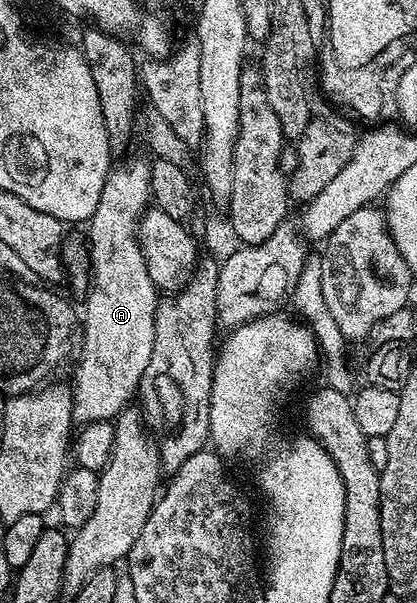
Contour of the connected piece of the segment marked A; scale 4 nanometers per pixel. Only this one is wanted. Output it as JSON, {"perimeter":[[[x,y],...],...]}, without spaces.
{"perimeter":[[[130,157],[108,173],[101,203],[86,226],[89,288],[87,310],[81,313],[83,350],[71,391],[71,419],[79,427],[94,421],[114,422],[136,396],[145,367],[149,367],[149,355],[153,355],[157,290],[149,279],[137,236],[139,219],[151,201],[151,166],[148,158]]]}

